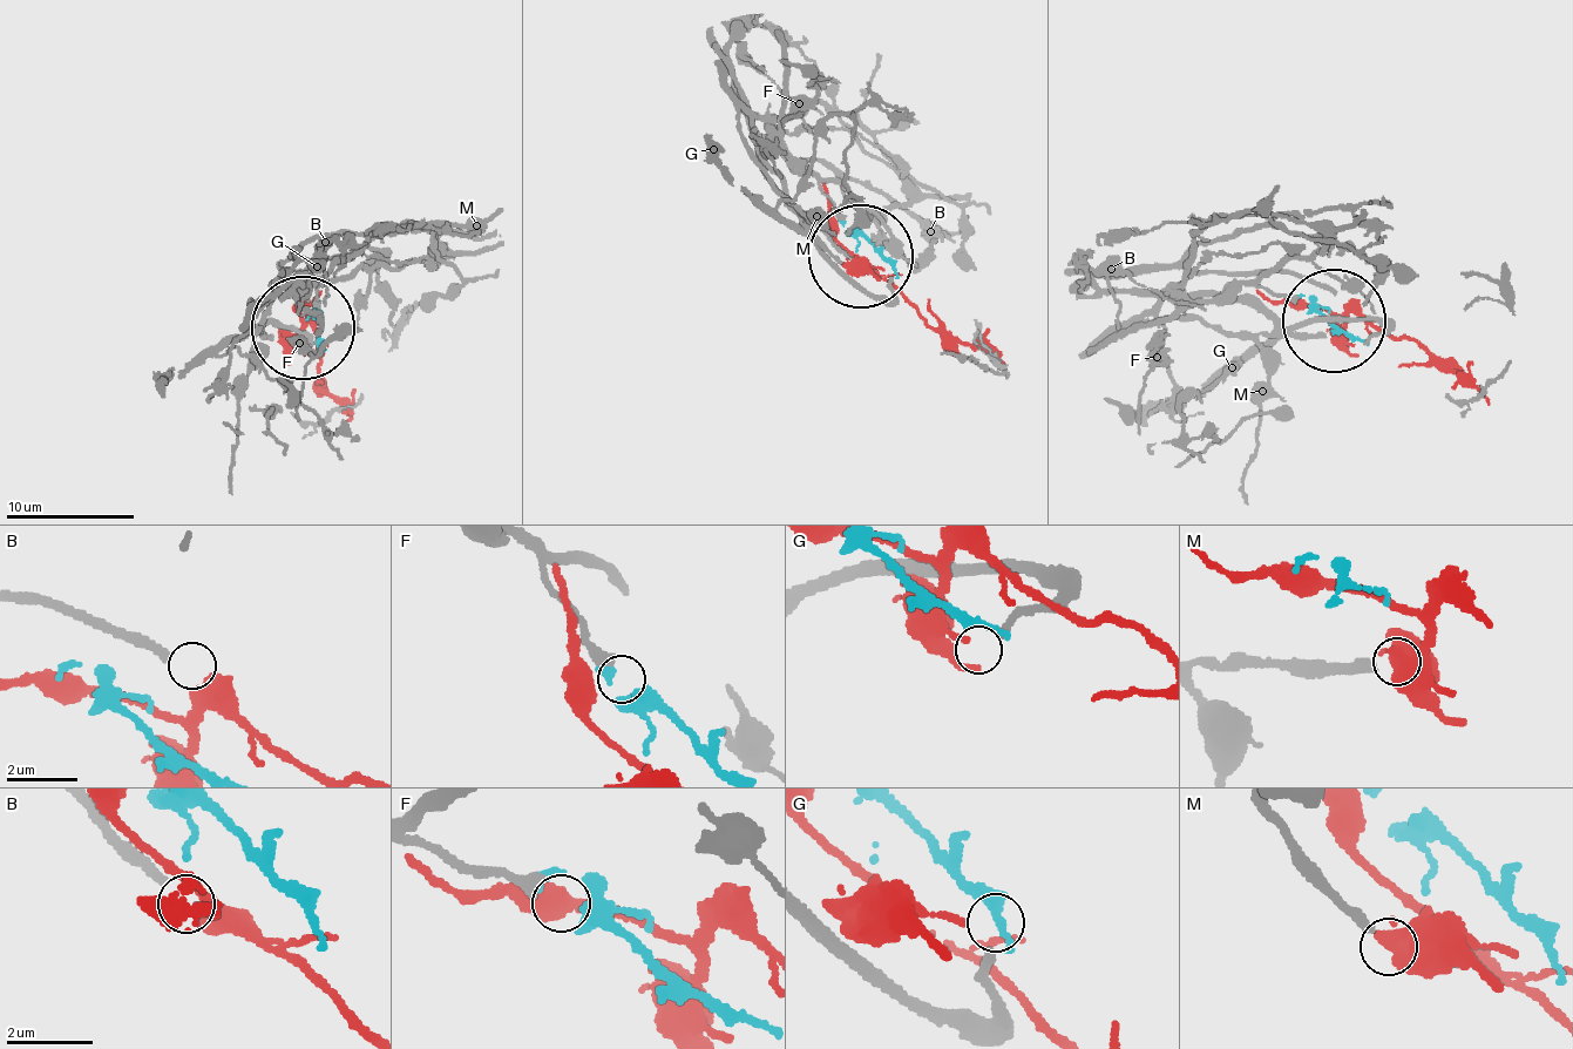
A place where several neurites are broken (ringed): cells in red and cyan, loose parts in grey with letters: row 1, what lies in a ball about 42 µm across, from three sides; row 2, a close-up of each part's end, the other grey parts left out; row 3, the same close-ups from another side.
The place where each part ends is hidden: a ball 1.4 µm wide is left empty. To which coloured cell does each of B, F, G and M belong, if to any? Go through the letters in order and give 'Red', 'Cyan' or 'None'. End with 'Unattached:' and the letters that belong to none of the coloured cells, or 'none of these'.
B: Red
F: Cyan
G: None
M: None
Unattached: G, M

